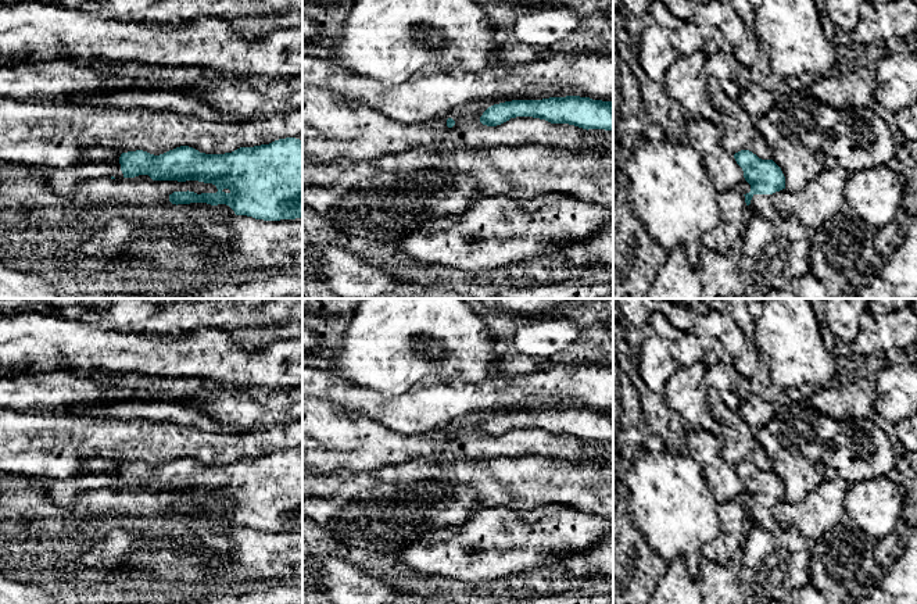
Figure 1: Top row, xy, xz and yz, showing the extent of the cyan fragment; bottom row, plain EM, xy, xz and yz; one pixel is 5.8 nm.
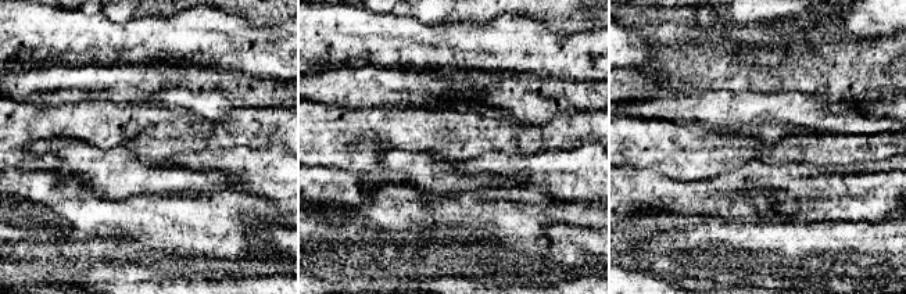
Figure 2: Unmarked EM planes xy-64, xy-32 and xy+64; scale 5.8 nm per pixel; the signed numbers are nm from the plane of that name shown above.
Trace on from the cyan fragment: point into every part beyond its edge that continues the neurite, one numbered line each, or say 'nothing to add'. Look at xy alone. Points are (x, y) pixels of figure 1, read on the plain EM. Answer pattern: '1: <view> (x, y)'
1: xy (64, 493)

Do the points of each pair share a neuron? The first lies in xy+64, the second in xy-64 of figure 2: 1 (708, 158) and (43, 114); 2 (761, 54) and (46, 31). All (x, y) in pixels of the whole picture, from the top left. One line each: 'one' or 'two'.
1: one
2: one

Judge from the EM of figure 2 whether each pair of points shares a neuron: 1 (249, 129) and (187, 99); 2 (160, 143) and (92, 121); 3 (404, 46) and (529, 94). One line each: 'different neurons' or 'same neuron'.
1: different neurons
2: same neuron
3: different neurons

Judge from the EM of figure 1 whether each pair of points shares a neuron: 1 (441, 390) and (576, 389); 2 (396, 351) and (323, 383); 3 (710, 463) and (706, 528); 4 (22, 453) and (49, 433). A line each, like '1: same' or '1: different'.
1: same
2: different
3: different
4: same

